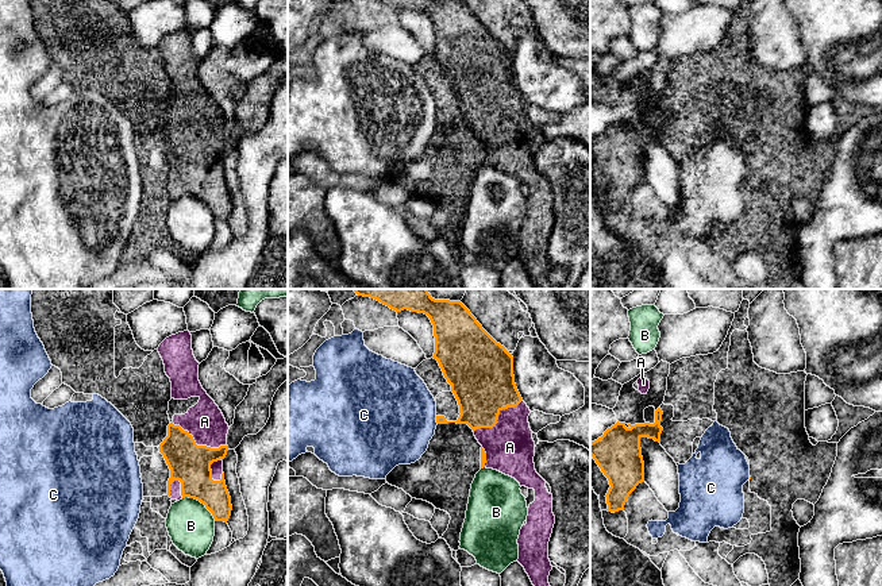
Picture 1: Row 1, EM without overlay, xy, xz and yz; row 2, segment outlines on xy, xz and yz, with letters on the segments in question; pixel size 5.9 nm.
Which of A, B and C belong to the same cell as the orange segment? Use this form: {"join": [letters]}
{"join": ["A"]}

